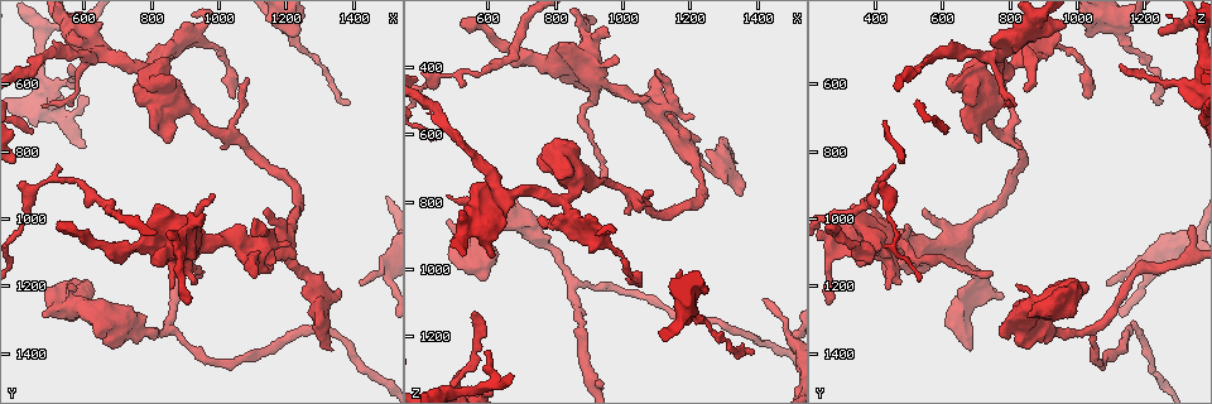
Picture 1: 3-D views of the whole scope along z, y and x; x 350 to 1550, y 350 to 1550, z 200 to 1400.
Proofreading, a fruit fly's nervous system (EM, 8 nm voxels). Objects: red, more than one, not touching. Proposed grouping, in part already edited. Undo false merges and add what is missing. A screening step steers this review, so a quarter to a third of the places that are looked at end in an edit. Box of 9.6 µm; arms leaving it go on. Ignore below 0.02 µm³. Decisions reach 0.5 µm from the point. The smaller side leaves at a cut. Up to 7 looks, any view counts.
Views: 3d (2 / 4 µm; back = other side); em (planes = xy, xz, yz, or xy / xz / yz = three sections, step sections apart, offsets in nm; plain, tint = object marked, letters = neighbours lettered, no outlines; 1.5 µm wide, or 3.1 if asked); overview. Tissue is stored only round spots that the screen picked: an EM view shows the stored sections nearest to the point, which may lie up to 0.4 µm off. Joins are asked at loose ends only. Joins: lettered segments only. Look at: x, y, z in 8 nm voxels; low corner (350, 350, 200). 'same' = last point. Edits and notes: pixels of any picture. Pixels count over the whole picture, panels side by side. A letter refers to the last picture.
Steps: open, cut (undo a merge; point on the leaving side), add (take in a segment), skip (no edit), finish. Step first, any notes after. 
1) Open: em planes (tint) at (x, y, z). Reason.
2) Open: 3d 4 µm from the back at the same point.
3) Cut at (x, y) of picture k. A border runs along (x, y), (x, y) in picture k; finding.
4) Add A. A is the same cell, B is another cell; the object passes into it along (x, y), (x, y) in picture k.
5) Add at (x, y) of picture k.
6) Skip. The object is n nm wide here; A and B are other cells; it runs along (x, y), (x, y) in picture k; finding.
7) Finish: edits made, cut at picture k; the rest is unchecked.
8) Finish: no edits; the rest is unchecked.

Open: 3d 4 µm at (930, 470, 880). Sudden change in width.

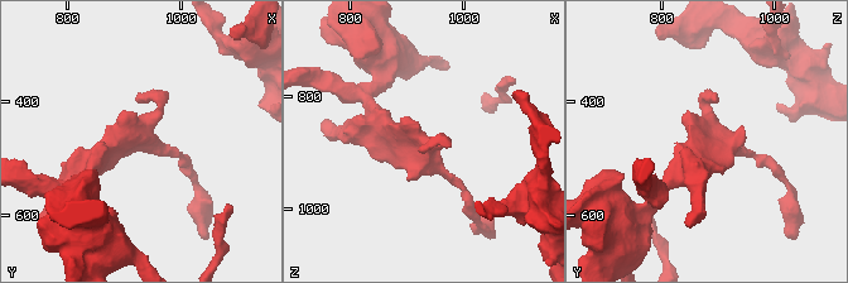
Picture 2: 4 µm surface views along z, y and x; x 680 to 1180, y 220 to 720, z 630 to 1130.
Open: em xz step 4 (letters) at (920, 465, 890).

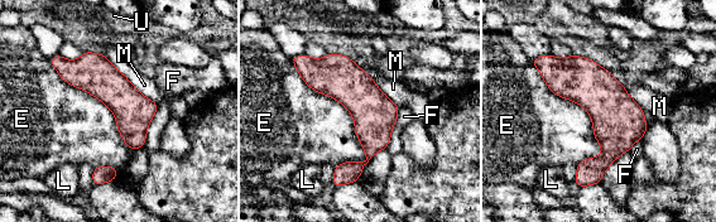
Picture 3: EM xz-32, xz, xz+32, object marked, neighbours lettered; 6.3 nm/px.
Skip. The object is 240 nm wide here; E, F, L, M and U are other cells; a border runs along (291, 59), (350, 112), (365, 160) in picture 3; continuous, no second neuron.

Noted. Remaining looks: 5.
Open: 3d 2 µm at (960, 980, 310). An open end.

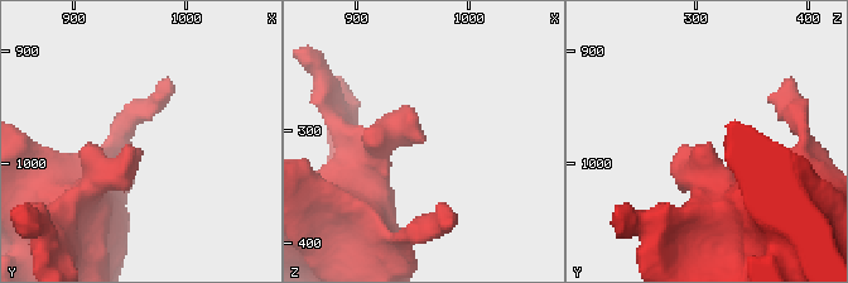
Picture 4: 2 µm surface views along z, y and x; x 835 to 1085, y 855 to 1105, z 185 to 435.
Open: em planes (letters) at (960, 988, 314).

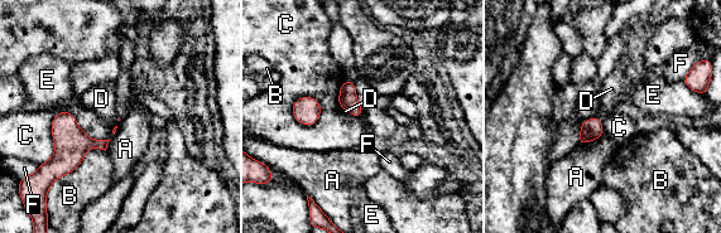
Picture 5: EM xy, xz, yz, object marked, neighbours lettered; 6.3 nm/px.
Skip. A, B, C, D, E and F are other cells; a border runs along (602, 134), (578, 145) in picture 5; no lettered segment goes on from it.

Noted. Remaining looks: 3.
Open: em planes (letters) at (520, 1040, 280). Free end.

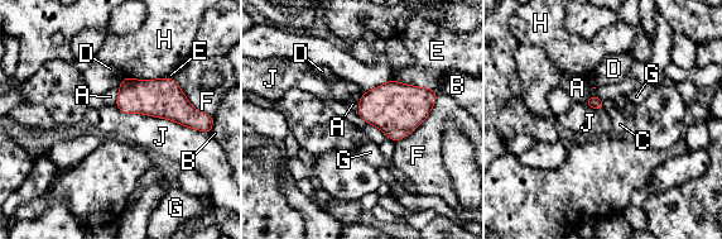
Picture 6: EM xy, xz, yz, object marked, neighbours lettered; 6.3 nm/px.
Skip. A, B, C, D, E, F, G, H and J are other cells; a border runs along (115, 104), (124, 113), (206, 133) in picture 6; none of them fits.

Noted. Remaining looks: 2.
Finish: no edits; the rest is unchecked.

